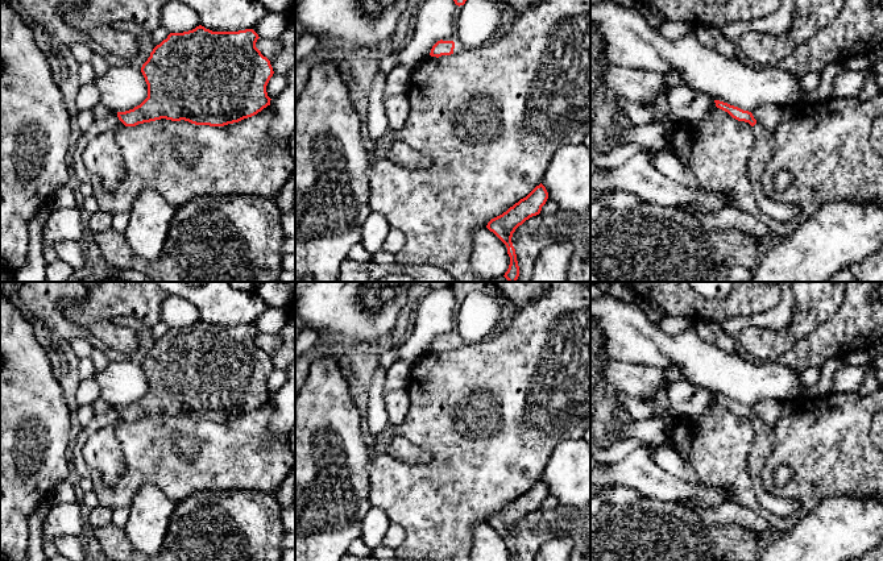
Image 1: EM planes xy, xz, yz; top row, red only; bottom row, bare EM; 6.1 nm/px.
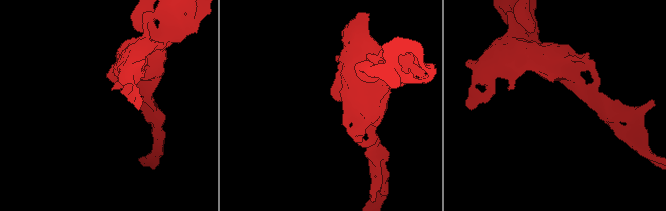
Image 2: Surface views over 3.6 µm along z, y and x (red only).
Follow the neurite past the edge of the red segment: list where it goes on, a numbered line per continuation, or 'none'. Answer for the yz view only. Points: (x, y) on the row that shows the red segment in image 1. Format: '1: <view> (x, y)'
1: yz (765, 144)

